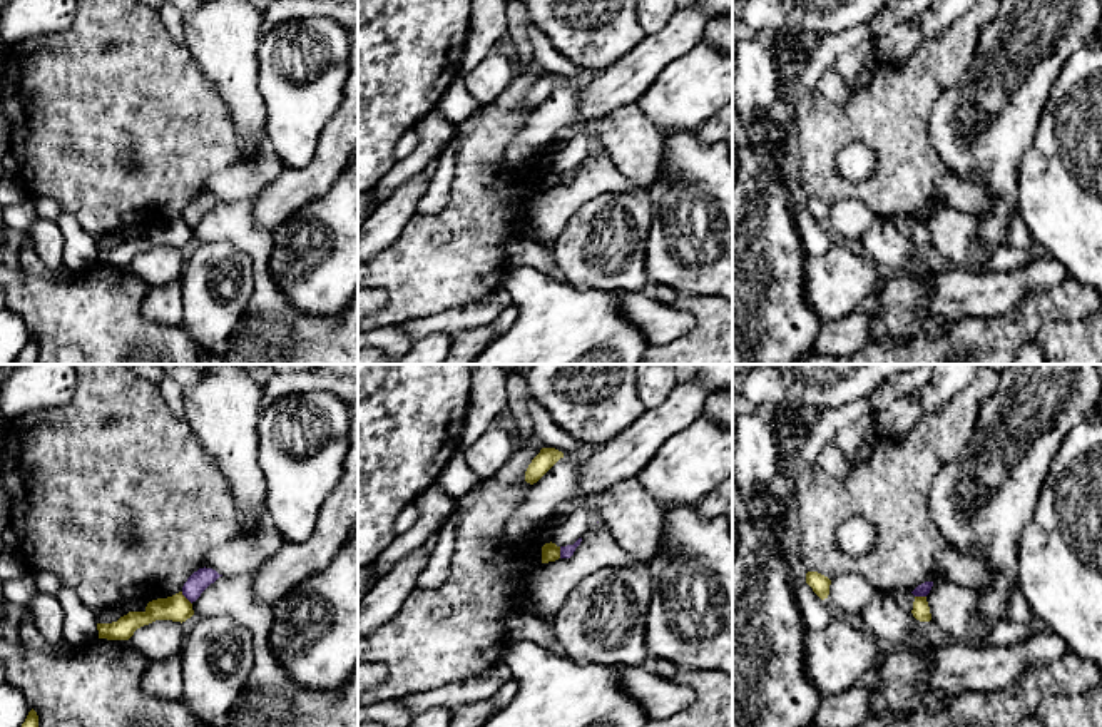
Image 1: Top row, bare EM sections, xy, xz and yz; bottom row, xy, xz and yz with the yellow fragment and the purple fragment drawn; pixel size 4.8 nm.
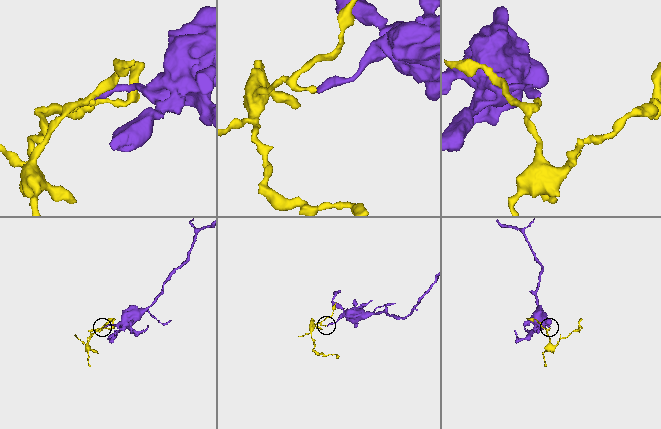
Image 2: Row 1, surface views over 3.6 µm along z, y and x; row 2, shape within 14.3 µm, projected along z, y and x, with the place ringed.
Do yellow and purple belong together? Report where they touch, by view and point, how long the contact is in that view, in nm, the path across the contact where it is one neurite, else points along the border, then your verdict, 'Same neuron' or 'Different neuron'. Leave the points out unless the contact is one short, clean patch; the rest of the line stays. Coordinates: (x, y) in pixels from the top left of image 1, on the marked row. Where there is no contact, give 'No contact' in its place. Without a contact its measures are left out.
Touches yellow at xy (186, 599). Shared border 80 nm. Boundary: xy (181, 592), (191, 604). Different neuron

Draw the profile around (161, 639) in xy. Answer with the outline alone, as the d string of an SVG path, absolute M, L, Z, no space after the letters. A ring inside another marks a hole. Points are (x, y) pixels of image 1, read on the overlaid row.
M156 620L137 628L130 637L132 643L149 660L179 655L184 638L182 623L172 620Z

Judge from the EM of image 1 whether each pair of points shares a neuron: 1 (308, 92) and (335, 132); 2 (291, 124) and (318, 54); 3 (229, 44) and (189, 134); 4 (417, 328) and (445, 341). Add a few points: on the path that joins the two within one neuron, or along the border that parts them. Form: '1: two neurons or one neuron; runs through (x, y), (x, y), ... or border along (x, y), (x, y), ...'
1: two neurons; border along (340, 104), (325, 126), (313, 157)
2: one neuron; runs through (298, 107), (301, 96), (315, 82), (315, 71)
3: two neurons; border along (189, 50), (201, 72), (214, 86), (231, 117)
4: two neurons; border along (452, 335), (428, 333), (415, 341)

